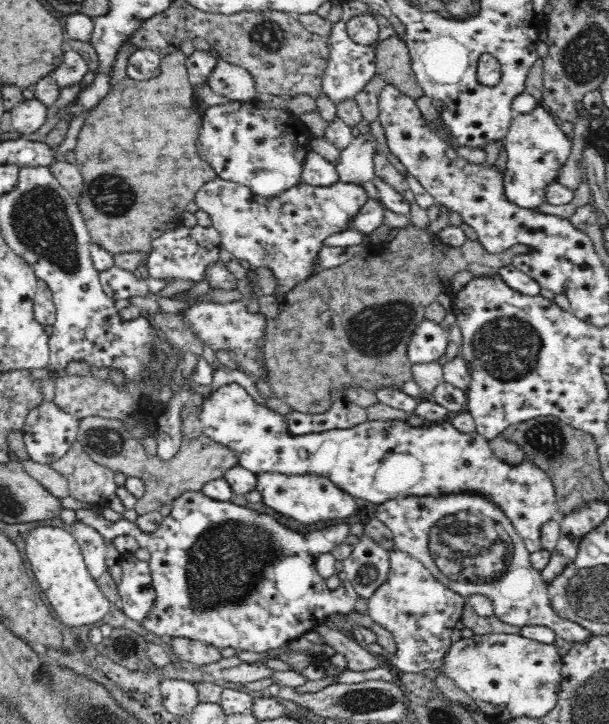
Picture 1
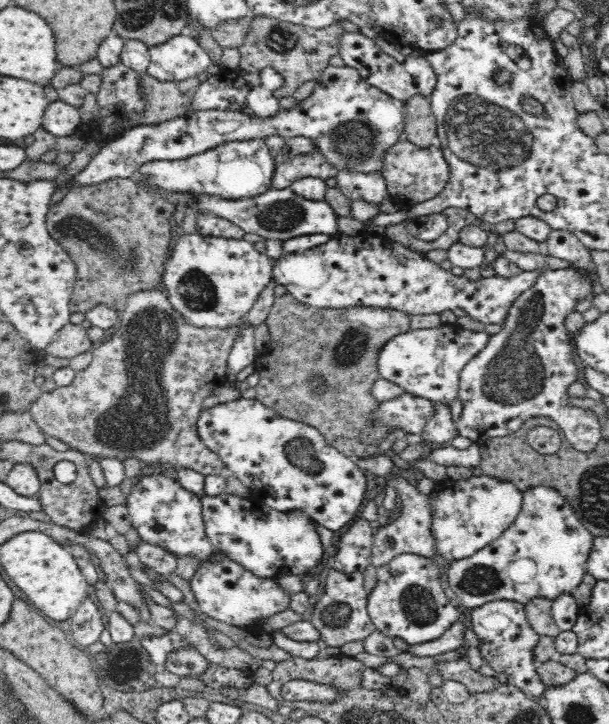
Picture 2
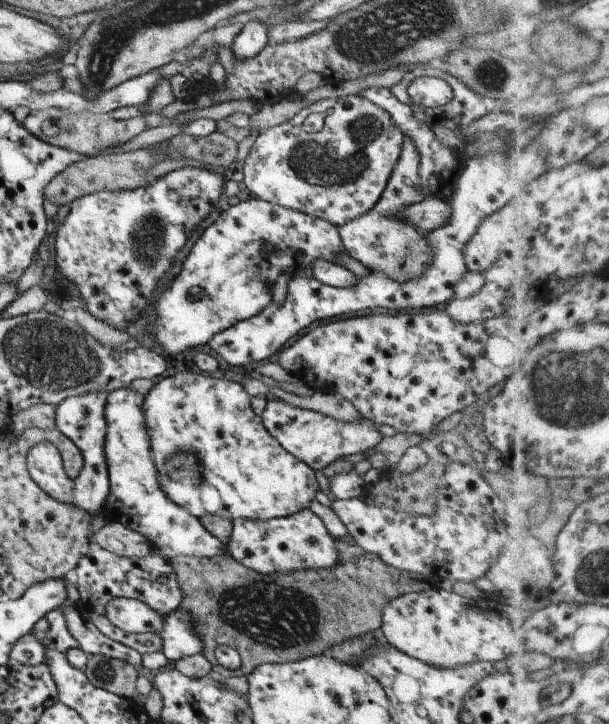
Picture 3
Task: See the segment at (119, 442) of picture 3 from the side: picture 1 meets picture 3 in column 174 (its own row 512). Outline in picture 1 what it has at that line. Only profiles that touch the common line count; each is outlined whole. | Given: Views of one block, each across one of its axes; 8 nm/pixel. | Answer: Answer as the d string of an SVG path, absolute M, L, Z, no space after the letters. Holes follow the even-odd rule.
M238 383L221 386L210 393L203 402L200 421L204 435L216 441L218 445L232 450L238 460L238 466L255 475L260 473L280 473L303 475L316 473L328 478L340 490L355 499L380 503L390 499L412 496L442 496L442 494L460 494L477 492L485 494L495 502L511 520L525 548L531 553L542 549L541 530L549 520L557 519L557 498L551 479L534 464L528 461L520 466L511 466L501 462L489 447L489 441L477 432L461 434L450 423L427 424L422 428L412 428L406 420L374 421L323 432L302 435L290 433L290 423L286 416L270 410L266 404L260 404Z

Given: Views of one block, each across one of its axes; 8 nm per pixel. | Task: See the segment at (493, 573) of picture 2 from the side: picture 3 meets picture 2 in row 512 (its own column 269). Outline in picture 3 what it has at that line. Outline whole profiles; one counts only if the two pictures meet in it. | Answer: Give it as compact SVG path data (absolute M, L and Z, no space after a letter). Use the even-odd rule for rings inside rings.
M309 507L295 514L262 521L233 520L226 548L239 564L262 575L292 573L294 570L309 568L331 569L339 561L334 538Z

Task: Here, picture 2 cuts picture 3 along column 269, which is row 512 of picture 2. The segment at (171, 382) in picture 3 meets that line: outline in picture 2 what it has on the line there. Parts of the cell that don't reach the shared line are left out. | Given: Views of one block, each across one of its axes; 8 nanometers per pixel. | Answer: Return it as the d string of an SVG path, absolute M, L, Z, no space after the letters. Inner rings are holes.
M473 476L466 481L447 478L442 483L443 493L432 495L432 526L438 554L451 561L468 558L477 550L489 546L513 524L520 512L523 494L511 482Z

